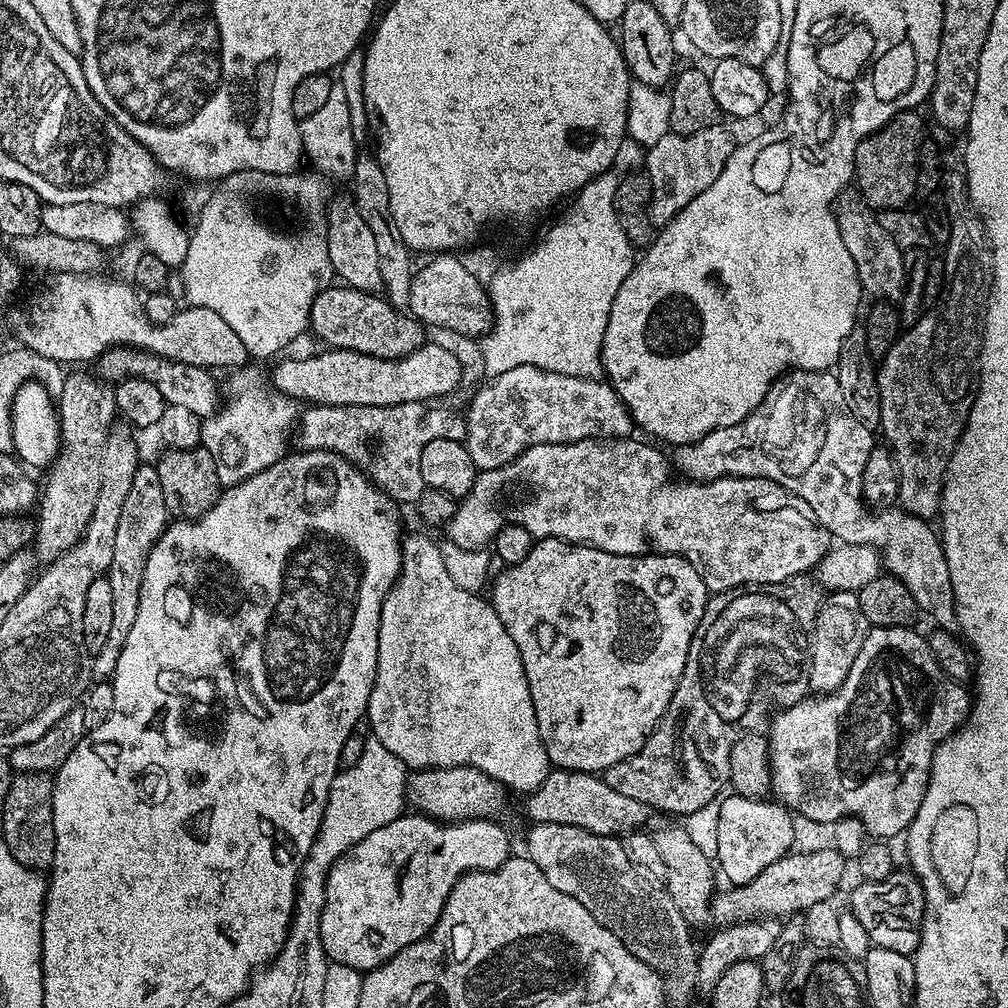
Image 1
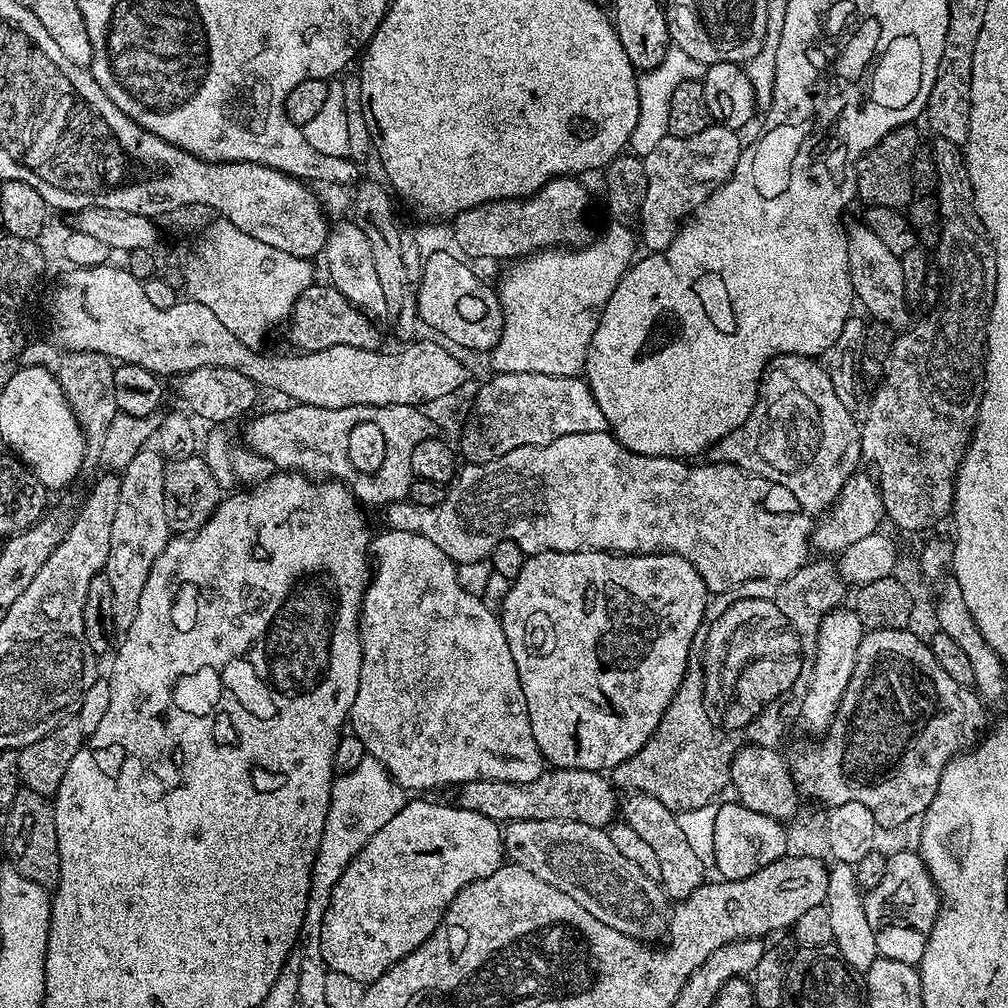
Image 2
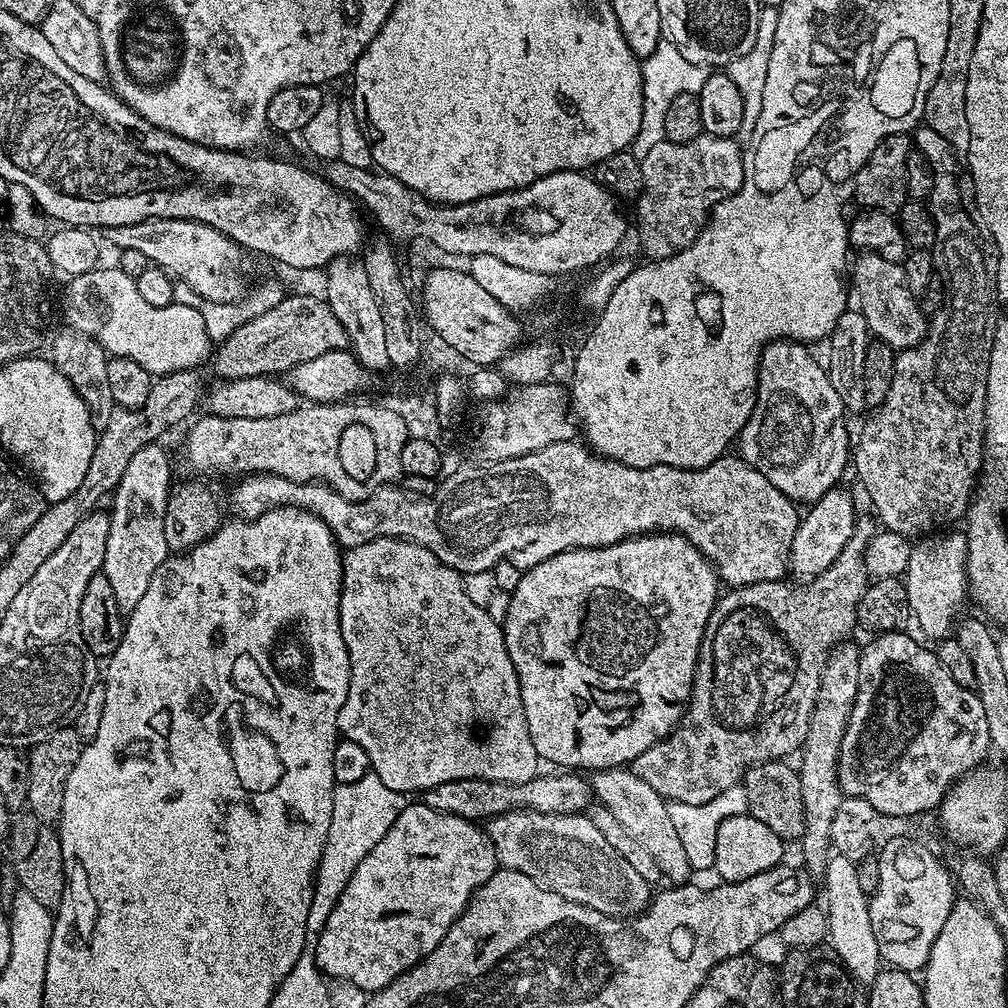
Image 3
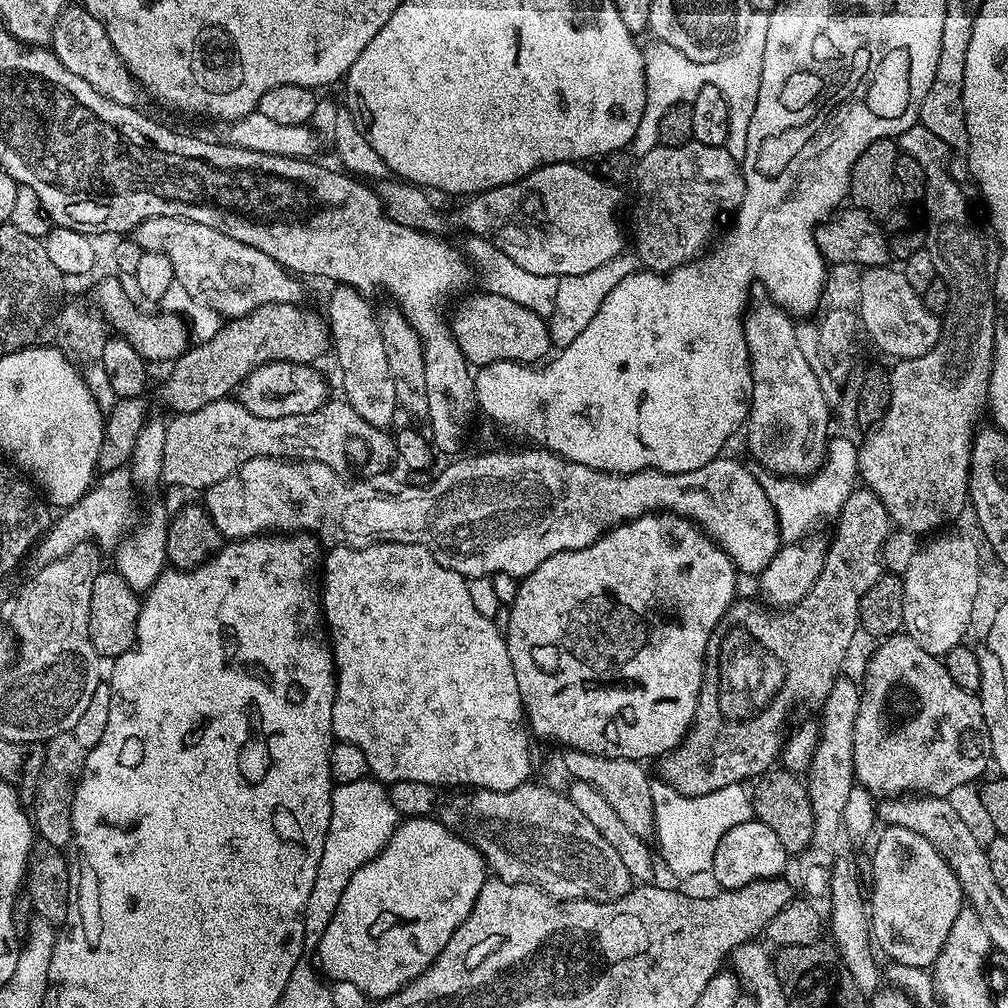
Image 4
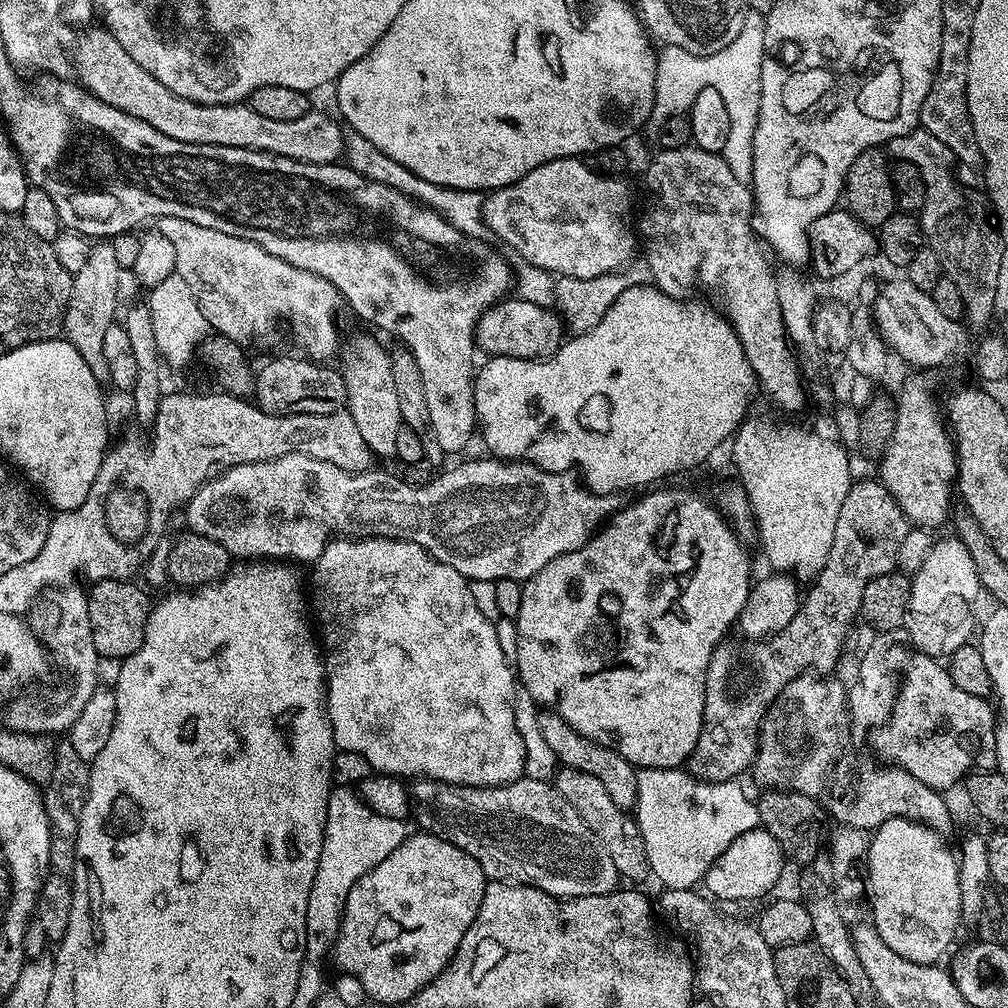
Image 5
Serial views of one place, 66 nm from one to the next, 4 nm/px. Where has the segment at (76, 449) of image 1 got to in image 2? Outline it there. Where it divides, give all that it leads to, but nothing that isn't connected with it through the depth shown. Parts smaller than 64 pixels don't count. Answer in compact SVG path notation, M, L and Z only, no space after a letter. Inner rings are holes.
M65 351L61 355L58 367L54 370L54 375L62 386L63 396L84 434L85 443L94 450L99 449L106 436L107 427L118 414L115 401L114 368L113 361L98 352Z

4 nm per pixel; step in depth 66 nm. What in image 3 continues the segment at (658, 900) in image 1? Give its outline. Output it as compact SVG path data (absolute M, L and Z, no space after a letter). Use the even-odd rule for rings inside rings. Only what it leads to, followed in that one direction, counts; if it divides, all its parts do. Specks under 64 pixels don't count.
M528 808L507 812L501 816L493 816L486 831L492 839L496 858L501 868L518 870L526 874L534 883L548 888L567 900L590 906L607 916L617 918L632 918L648 907L654 892L642 878L642 874L634 871L634 866L602 838L598 826L594 826L591 815L588 814L542 814L531 812Z

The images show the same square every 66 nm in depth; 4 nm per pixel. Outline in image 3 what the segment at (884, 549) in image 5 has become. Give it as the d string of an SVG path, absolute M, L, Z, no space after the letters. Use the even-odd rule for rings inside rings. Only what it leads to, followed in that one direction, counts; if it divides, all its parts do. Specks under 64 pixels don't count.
M857 519L854 534L846 542L846 546L842 546L842 554L838 554L838 558L834 558L830 567L822 570L822 574L813 576L811 580L796 582L793 588L784 584L783 579L763 580L757 584L747 584L741 588L725 591L725 596L723 593L717 599L714 610L706 622L706 630L700 643L700 653L698 654L696 673L692 683L692 693L684 709L684 715L680 718L680 723L664 739L654 742L654 746L650 746L650 750L642 750L642 754L638 754L638 758L634 758L630 765L632 772L638 774L638 778L642 778L642 782L646 782L653 790L658 790L658 794L666 802L702 806L702 802L710 802L710 798L718 798L718 794L722 794L722 790L730 790L730 786L740 784L744 779L745 772L753 768L755 764L761 764L767 760L784 760L788 758L791 752L799 753L803 749L806 730L810 726L810 714L814 710L814 702L818 698L818 686L822 678L824 663L828 660L829 652L837 644L847 641L851 637L848 635L851 634L852 628L857 627L858 602L870 583L870 577L864 565L864 551L874 535L873 521L869 520Z

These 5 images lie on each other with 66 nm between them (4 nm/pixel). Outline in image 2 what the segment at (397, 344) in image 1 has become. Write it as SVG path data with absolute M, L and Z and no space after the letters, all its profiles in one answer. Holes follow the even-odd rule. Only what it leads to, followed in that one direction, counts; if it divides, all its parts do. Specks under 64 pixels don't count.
M313 282L294 302L294 310L286 321L291 346L301 353L324 350L330 346L356 346L379 349L380 332L375 328L373 317L358 311L331 283Z

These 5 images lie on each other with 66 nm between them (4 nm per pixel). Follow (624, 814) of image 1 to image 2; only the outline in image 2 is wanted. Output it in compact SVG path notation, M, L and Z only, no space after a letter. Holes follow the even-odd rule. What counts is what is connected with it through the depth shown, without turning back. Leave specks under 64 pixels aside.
M553 767L534 778L534 782L471 780L462 785L459 792L459 807L474 810L474 814L486 814L486 818L497 822L557 820L607 829L618 816L618 792L611 779L598 772L577 768Z

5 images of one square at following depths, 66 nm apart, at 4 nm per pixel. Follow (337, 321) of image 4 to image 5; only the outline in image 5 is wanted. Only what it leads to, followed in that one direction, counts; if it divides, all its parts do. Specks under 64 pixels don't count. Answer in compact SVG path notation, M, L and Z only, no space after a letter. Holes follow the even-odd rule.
M352 340L343 349L344 368L342 375L346 386L348 403L346 410L354 418L362 438L366 438L377 457L395 457L398 430L404 423L402 410L398 410L398 394L394 387L392 357L376 340Z

